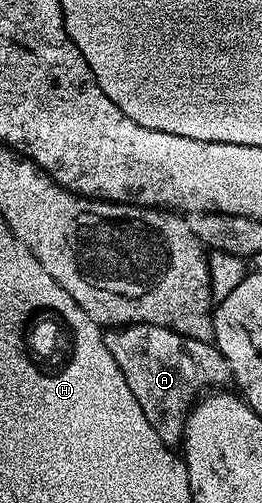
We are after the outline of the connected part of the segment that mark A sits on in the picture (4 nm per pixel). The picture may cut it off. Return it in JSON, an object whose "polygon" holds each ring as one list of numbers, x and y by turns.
{"polygon":[[124,324,112,332,115,333,104,335,103,344,109,350,111,360,117,362,121,374,125,374,125,382,129,382,129,390,133,390,133,398,139,403,141,410,145,410,145,418,149,418,149,422,157,430,161,442,175,446,182,441,183,427,187,424,189,409,196,397,200,395,198,392,206,384,211,384,211,392,203,392,201,399,212,406,218,405,218,400,219,403,226,405,237,395,233,370,229,370,229,362,225,362,225,358,214,343,173,334,169,330,156,326,144,328,140,324]]}

